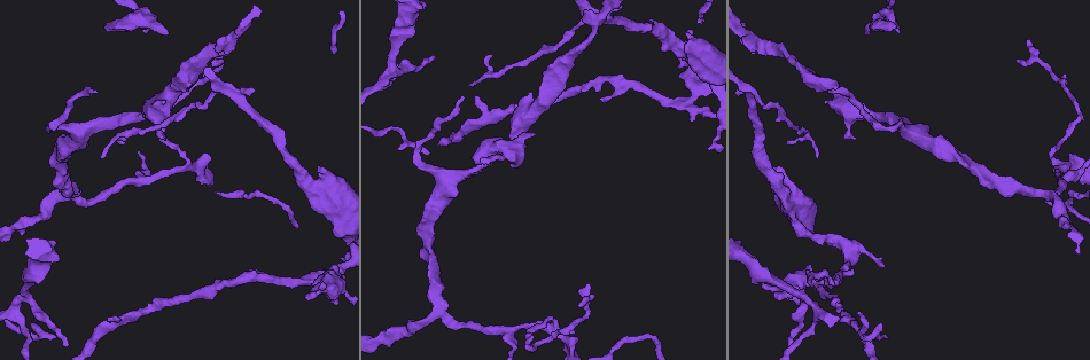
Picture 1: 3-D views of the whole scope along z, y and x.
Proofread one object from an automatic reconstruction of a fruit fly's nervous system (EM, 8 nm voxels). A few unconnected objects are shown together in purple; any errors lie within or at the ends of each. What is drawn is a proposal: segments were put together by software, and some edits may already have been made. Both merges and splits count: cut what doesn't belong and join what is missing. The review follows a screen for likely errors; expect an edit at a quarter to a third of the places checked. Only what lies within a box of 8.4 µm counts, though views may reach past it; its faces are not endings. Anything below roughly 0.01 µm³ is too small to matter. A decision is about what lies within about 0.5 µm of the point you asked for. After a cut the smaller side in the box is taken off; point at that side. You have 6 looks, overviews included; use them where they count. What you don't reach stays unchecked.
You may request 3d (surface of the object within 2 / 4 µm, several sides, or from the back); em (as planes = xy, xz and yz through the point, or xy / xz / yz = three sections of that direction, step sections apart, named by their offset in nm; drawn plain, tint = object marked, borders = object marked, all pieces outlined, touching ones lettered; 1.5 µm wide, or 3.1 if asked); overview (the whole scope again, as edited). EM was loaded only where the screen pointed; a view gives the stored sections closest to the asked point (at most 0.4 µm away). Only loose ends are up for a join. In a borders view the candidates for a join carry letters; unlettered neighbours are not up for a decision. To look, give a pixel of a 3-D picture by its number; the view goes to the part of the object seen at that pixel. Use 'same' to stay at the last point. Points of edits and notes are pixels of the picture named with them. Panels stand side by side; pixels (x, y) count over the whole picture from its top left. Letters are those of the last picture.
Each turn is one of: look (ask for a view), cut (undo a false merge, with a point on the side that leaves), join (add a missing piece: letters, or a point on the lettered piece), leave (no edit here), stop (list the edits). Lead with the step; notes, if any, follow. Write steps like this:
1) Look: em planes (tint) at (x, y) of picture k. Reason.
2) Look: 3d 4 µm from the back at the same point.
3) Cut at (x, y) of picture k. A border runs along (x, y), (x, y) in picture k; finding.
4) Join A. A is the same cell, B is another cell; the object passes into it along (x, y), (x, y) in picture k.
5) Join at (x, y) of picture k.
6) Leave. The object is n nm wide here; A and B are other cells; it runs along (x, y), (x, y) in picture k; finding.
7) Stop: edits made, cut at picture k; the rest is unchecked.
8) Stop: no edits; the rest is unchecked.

Look: em planes (tint) at (688, 104) of picture 1. A fork.

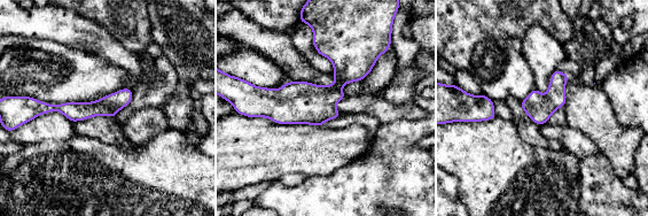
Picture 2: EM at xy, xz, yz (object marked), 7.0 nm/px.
Look: em planes (borders) at the same point. What lies round it.

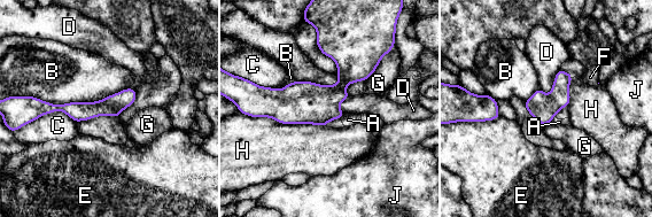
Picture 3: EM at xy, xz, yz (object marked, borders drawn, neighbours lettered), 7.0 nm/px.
Leave. The object is 150 nm wide here; A, B, C, D, E, F, G, H and J are other cells; a border runs along (344, 114), (339, 118) in picture 3; one cell here.

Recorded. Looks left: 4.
Look: 3d 4 µm at (282, 204) of picture 1. Abrupt turn.

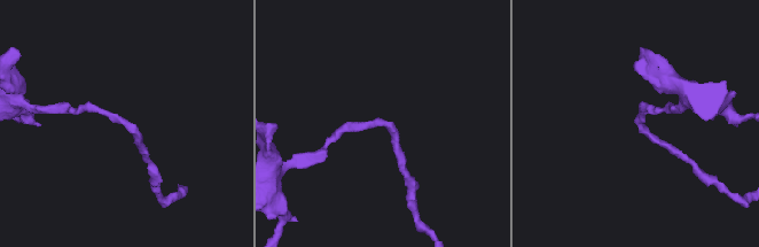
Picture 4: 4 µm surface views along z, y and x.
Look: em xz step 4 (tint) at (637, 124) of picture 4. Now the EM.

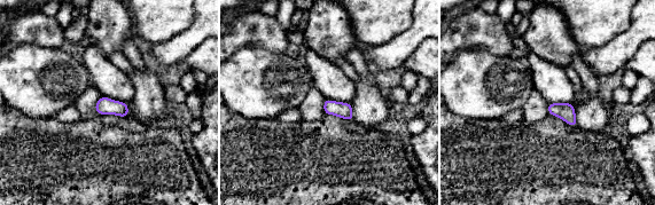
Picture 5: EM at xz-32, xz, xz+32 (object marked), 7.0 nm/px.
Look: em planes (borders) at the same point.

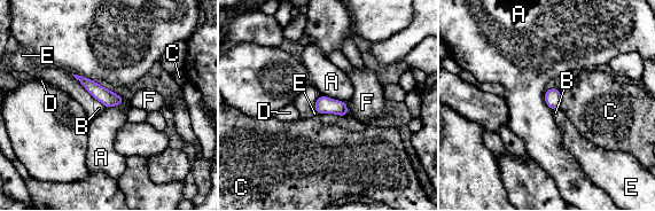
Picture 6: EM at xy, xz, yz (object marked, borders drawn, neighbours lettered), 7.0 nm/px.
Leave. A, B, C, D, E and F are other cells; a border runs along (321, 94), (343, 101) in picture 6; one cell here.

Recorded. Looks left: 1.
Stop: no edits; the rest is unchecked.

